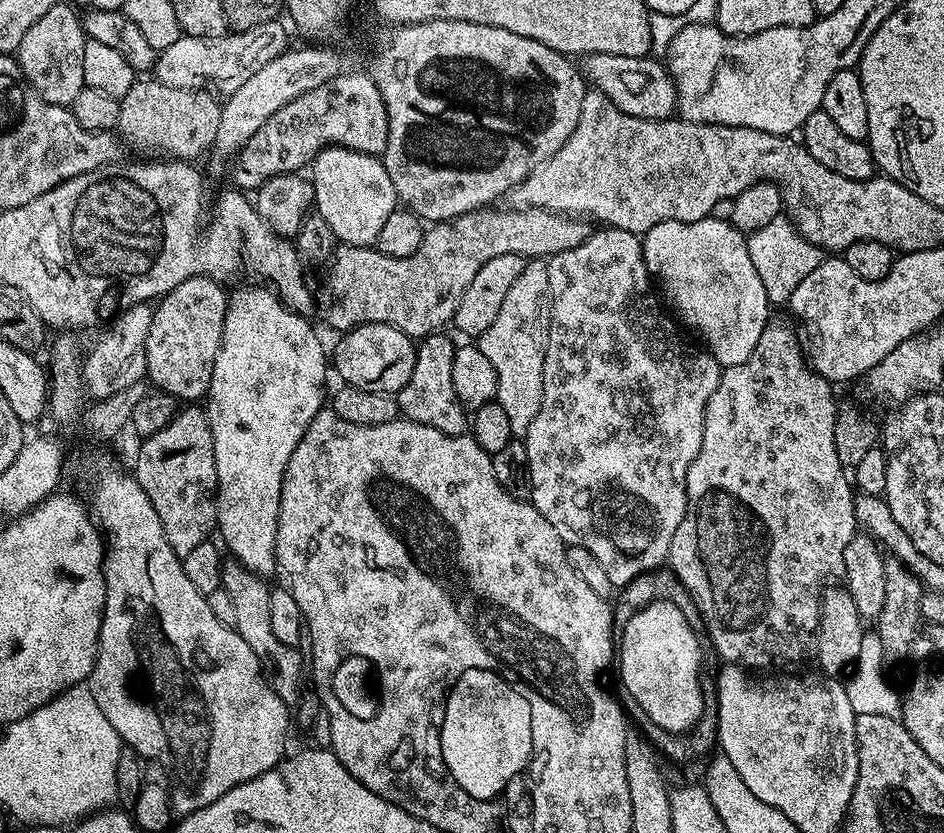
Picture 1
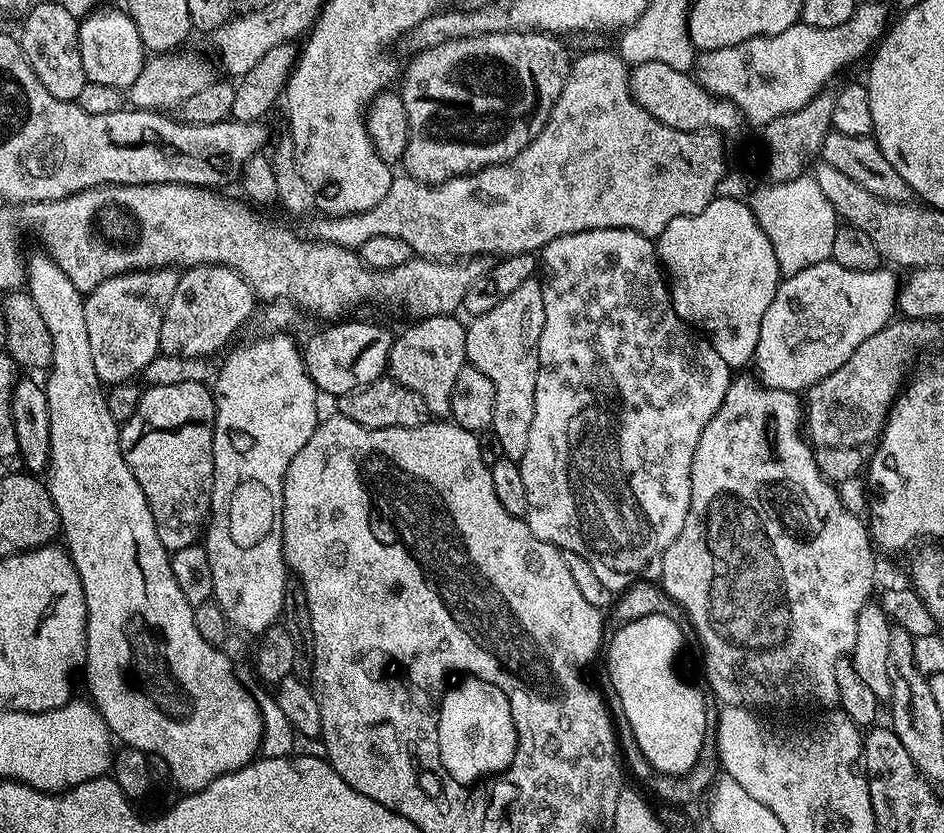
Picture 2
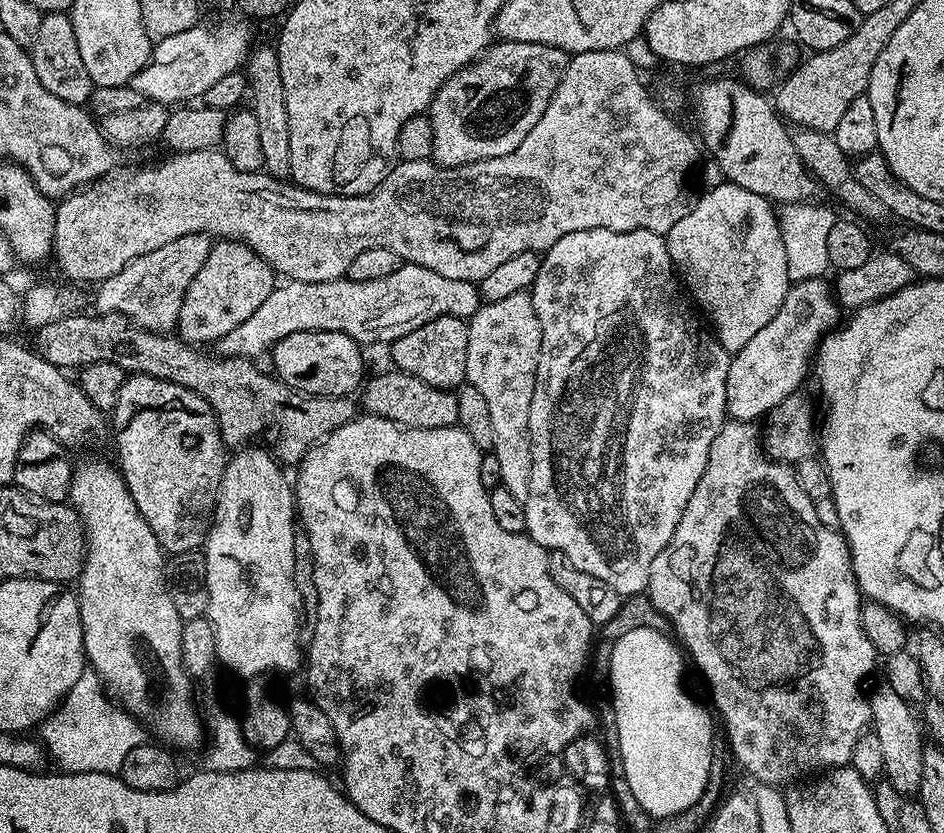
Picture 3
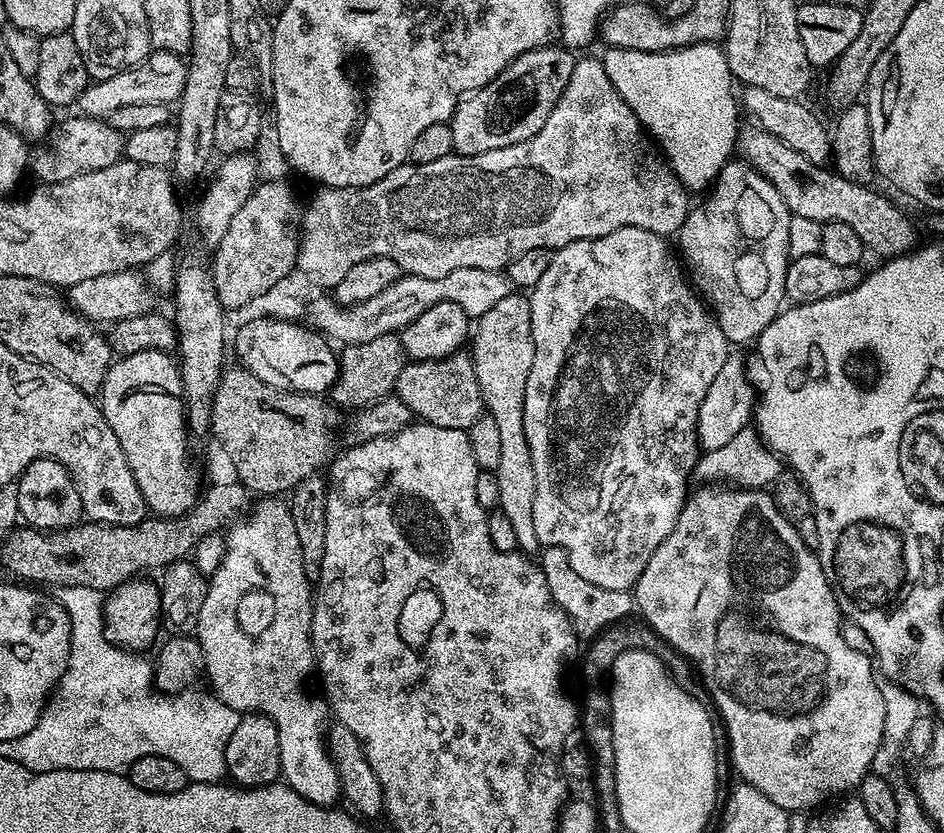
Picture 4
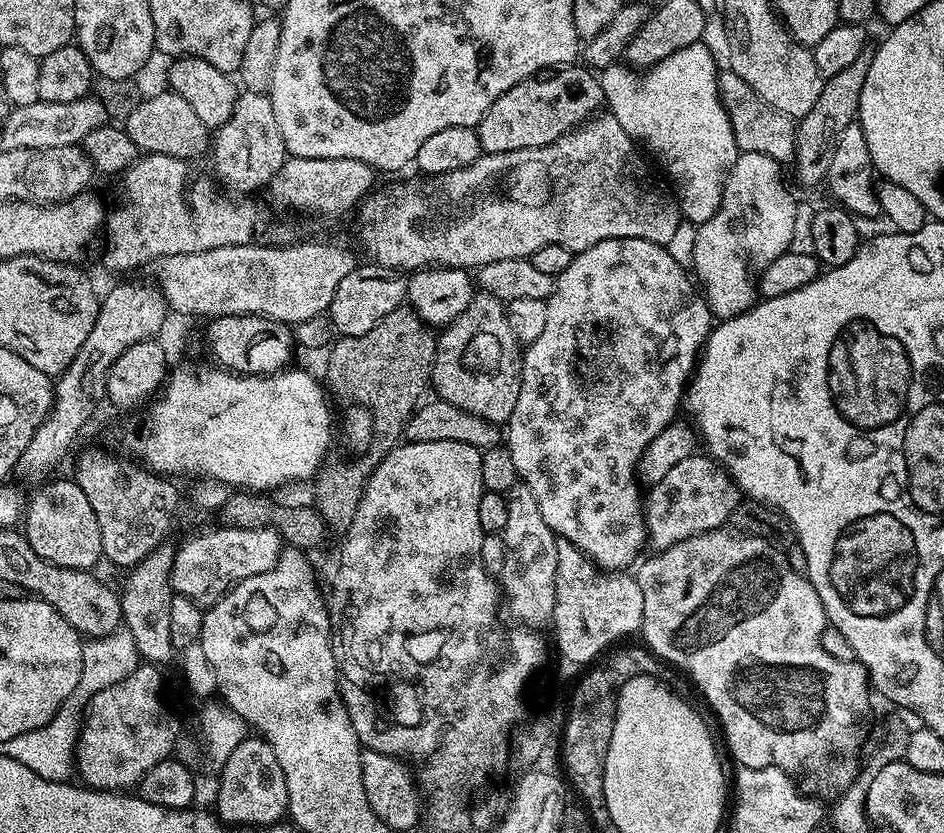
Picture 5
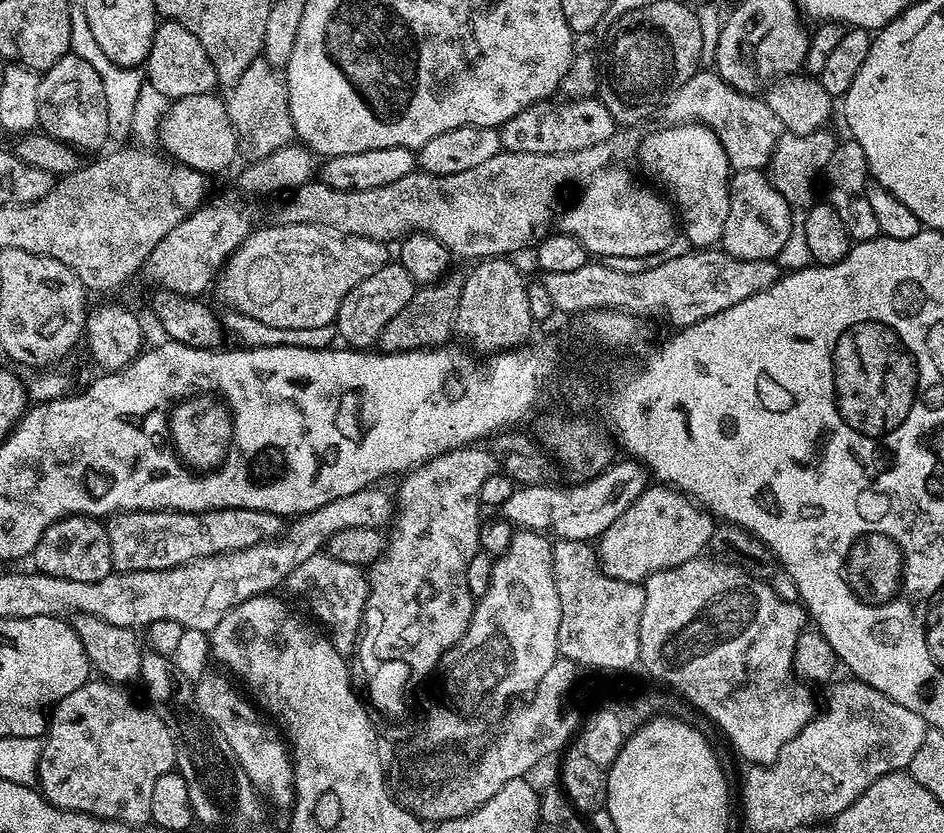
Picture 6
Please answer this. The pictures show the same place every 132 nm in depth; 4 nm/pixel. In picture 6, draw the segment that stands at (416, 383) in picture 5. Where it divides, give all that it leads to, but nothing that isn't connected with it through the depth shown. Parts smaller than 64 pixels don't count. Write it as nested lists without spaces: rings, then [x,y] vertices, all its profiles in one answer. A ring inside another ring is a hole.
[[[449,271],[434,284],[417,287],[416,292],[402,306],[399,314],[394,314],[390,322],[386,322],[386,330],[382,330],[378,341],[382,352],[417,352],[419,348],[439,348],[453,339],[456,330],[456,315],[458,314],[458,298],[462,298],[464,276]]]

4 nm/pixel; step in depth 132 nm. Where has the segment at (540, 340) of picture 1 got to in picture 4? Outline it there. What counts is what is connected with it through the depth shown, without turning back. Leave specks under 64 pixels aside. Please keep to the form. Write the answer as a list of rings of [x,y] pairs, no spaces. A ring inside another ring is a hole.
[[[513,294],[502,298],[491,310],[486,310],[475,321],[474,331],[470,336],[470,355],[478,374],[478,384],[484,395],[484,405],[487,415],[494,418],[500,431],[500,461],[494,469],[498,478],[498,486],[502,493],[499,511],[510,518],[514,535],[518,538],[518,549],[525,554],[536,554],[542,545],[538,533],[534,531],[534,458],[530,458],[530,446],[526,442],[524,429],[524,399],[526,398],[526,378],[530,378],[530,366],[534,366],[534,338],[530,322],[531,299],[524,294]]]

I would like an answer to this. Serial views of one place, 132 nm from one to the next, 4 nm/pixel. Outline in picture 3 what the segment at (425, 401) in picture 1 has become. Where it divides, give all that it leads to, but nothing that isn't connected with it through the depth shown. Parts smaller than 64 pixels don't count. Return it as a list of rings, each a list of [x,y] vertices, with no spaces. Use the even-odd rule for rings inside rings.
[[[439,316],[418,330],[410,330],[410,334],[402,334],[402,338],[392,341],[390,351],[397,369],[414,378],[422,378],[430,386],[438,386],[449,390],[459,389],[465,383],[466,374],[466,338],[467,323],[458,316]]]

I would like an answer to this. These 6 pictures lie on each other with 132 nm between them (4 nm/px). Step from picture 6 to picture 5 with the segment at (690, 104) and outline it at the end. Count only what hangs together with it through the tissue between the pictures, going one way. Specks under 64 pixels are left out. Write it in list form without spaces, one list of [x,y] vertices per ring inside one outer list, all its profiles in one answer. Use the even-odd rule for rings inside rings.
[[[731,70],[721,71],[718,79],[720,101],[730,118],[737,149],[750,154],[766,154],[781,162],[795,161],[797,121],[774,110],[774,106],[770,106],[755,90],[746,86],[746,82],[742,82],[742,78],[738,78],[738,74],[734,74]]]

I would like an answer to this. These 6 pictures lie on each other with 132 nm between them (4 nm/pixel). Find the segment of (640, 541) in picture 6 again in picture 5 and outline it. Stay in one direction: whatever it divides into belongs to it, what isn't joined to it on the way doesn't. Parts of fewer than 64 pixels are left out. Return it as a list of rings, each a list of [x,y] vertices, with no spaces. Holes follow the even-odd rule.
[[[707,454],[682,458],[682,462],[670,466],[666,478],[647,489],[644,500],[644,525],[648,527],[647,547],[656,552],[665,552],[686,538],[713,532],[715,528],[724,528],[731,521],[732,512],[741,499],[740,487],[728,475],[723,464]]]

